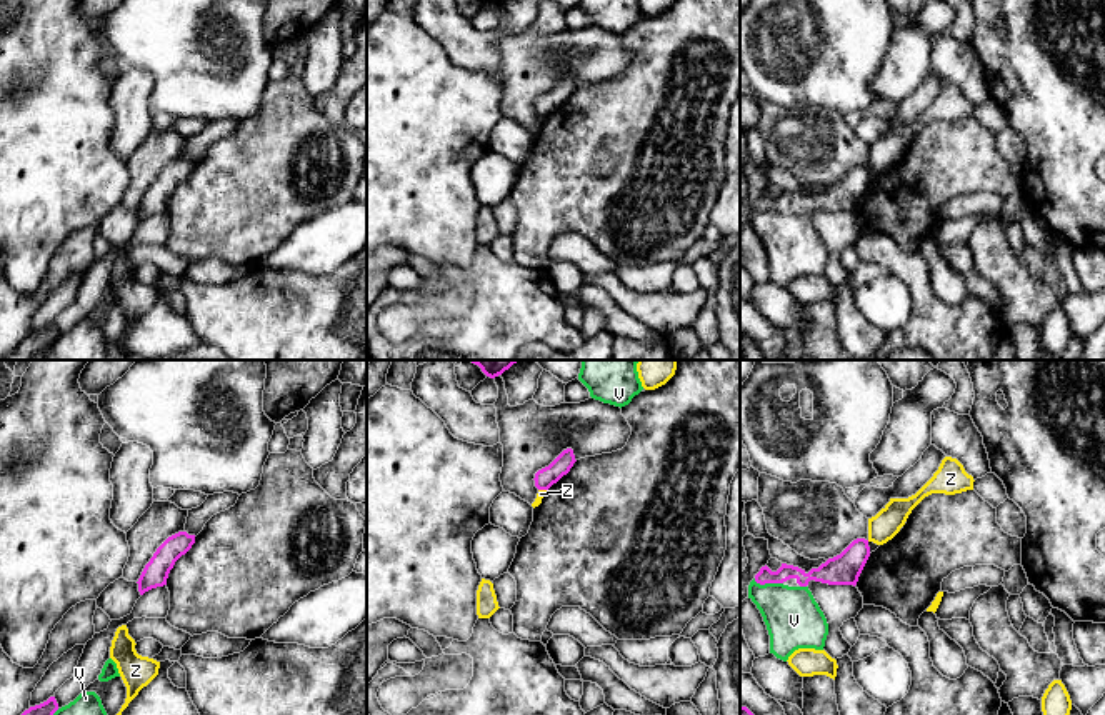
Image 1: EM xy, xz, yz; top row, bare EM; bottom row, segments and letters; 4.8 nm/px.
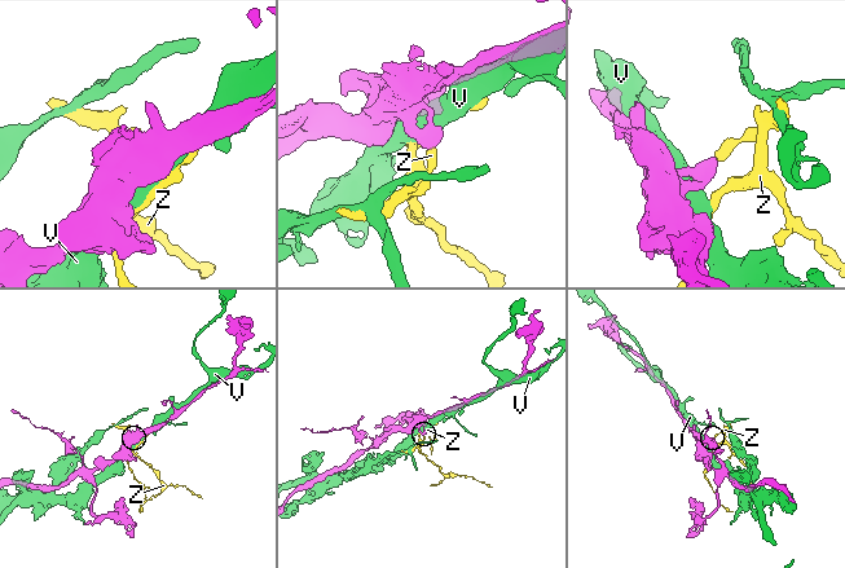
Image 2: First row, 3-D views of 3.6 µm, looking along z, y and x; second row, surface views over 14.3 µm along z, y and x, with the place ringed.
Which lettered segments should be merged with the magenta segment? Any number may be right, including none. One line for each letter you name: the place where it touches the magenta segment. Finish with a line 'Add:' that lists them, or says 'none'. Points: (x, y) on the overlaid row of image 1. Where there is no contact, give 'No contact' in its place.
Add: none

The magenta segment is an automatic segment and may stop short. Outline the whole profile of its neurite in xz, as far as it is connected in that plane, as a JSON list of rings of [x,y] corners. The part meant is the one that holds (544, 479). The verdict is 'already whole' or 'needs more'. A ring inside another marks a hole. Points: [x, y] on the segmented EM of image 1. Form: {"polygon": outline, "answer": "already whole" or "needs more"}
{"polygon": [[[572,448],[563,450],[548,467],[535,473],[535,487],[538,490],[548,490],[563,475],[570,472],[575,463],[575,455]]], "answer": "already whole"}

